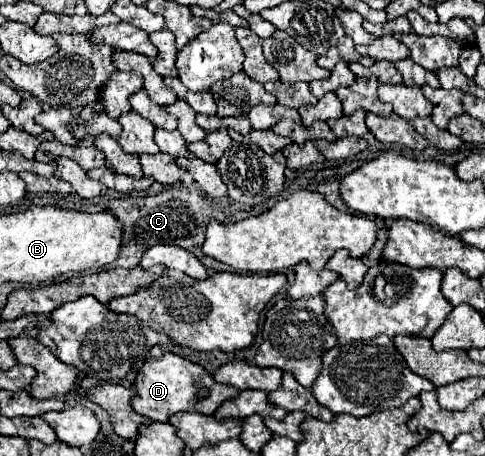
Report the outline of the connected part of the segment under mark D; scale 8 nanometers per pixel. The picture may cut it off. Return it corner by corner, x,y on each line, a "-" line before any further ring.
165,353
161,359
147,361
135,379
135,389
137,393
131,403
133,409
139,415
145,415
153,421
163,421
163,423
173,413
179,413
179,411
197,411
197,413
213,415
223,401
239,395
239,389
217,383
213,375
207,373
199,363
191,363
175,353

